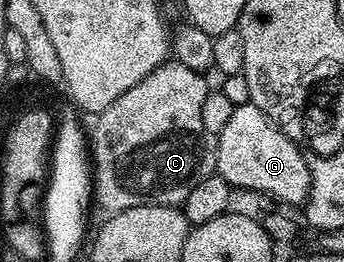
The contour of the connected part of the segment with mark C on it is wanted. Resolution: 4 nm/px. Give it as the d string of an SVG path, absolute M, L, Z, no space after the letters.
M175 58L169 59L150 74L146 74L146 78L142 78L142 82L138 82L138 86L130 86L130 90L122 93L107 110L95 117L96 125L93 126L92 132L90 128L90 164L94 169L94 200L96 204L98 202L105 208L105 213L130 210L134 206L143 204L183 205L186 194L190 194L190 190L194 190L194 186L198 186L198 182L202 182L202 178L216 172L216 146L213 137L206 130L206 126L202 126L202 102L206 102L210 91L210 85L204 79L206 79L205 73L197 72L191 63L181 62Z

